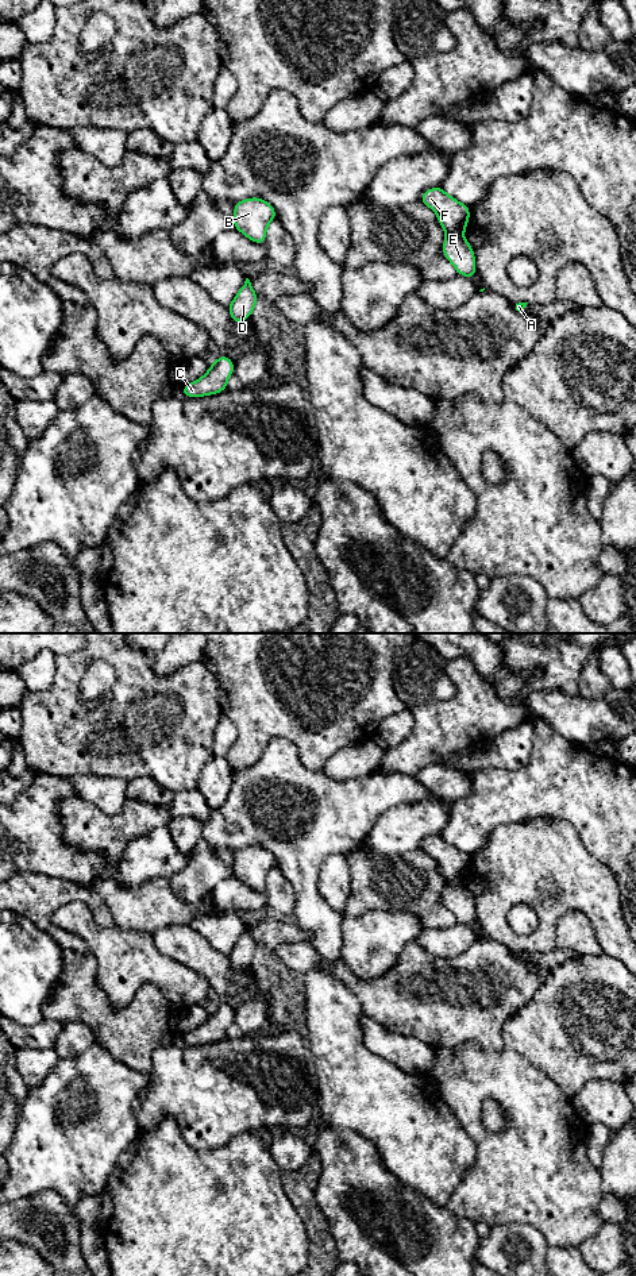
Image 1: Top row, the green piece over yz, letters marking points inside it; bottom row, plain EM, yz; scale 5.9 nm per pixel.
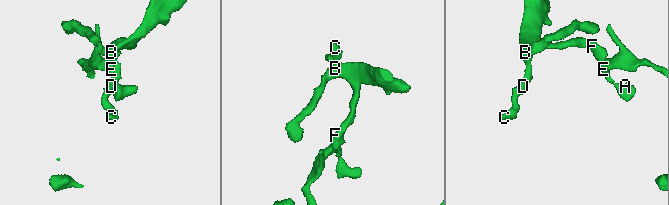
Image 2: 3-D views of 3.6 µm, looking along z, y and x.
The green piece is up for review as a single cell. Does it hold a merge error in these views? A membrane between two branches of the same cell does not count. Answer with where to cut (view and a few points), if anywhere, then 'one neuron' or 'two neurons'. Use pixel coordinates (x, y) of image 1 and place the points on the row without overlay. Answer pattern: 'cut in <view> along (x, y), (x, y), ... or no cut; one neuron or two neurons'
cut in yz along (447, 882), (461, 883); two neurons

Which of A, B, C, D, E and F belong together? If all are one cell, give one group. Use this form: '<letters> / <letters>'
A E / B C D F

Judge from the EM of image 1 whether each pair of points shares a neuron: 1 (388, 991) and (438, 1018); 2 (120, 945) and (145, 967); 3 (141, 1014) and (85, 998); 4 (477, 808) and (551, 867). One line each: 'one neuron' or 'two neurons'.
1: one neuron
2: one neuron
3: one neuron
4: two neurons

